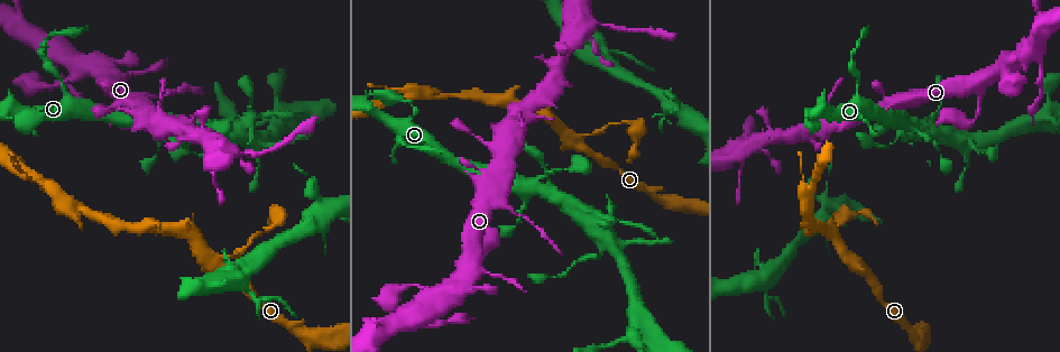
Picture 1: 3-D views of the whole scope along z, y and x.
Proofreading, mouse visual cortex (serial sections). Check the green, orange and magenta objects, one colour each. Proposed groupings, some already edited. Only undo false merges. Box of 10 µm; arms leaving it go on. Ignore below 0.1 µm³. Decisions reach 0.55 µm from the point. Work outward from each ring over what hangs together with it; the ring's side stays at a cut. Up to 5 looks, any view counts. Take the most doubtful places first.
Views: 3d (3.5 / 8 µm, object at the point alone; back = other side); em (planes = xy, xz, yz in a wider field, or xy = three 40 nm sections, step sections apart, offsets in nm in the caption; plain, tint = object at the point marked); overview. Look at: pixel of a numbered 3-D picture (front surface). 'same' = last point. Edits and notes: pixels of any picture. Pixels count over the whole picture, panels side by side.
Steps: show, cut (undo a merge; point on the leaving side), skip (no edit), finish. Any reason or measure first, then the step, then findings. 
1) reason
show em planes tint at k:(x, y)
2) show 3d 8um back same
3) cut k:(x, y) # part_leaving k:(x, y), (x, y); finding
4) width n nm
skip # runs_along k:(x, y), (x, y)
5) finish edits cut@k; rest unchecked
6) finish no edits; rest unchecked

abrupt turn
show 3d 3.5um at 1:(213, 266)

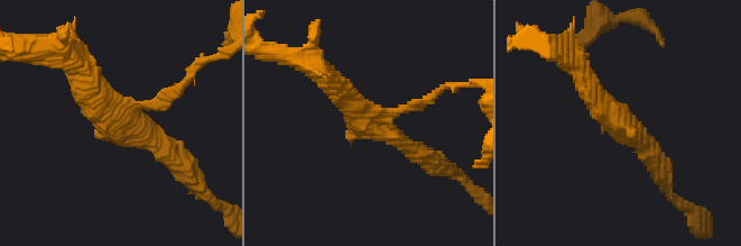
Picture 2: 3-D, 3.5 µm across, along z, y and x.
arms 3; arm_widths 100, 250, 300 nm; now the EM
show em xy step 2 tint at 2:(368, 122)

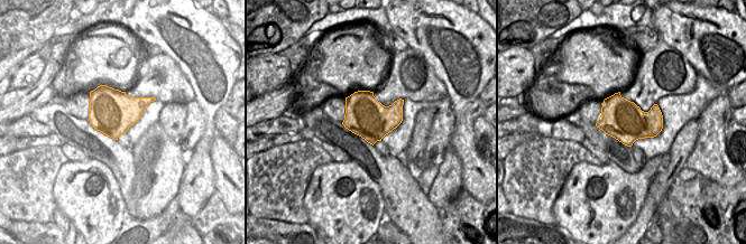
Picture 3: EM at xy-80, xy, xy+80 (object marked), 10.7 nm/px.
show em xy step 1 tint same

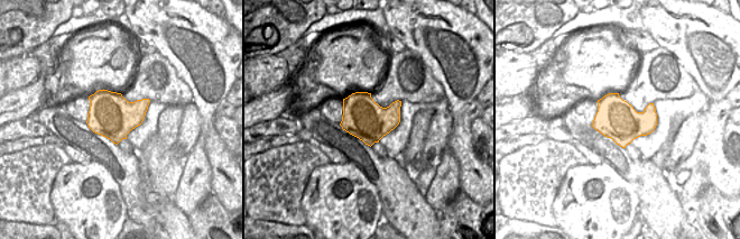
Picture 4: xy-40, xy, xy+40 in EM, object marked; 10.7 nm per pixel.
skip # runs_along 2:(175, 158), (110, 117), (83, 69); all the same cell

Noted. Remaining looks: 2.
arms part here
show 3d 3.5um at 1:(943, 131)

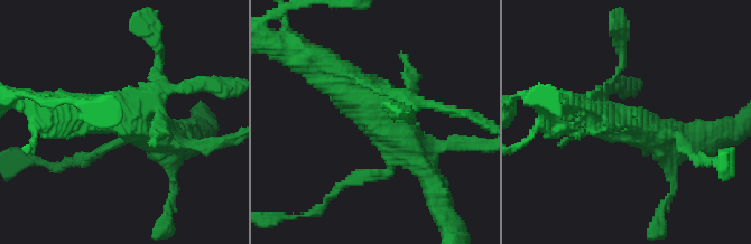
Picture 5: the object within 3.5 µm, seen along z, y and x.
now the EM
show em xy step 3 tint at 5:(383, 114)

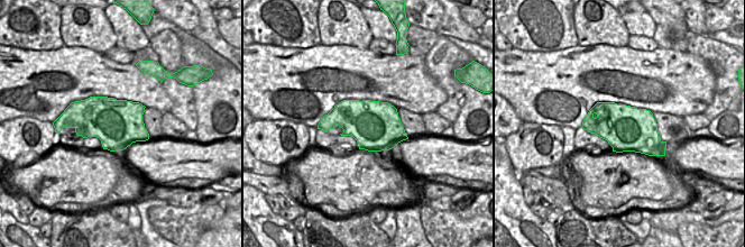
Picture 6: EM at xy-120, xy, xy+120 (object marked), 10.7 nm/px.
skip # runs_along 5:(323, 60), (385, 110), (423, 163); continuous, no second cell

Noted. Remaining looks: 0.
finish no edits; rest unchecked

